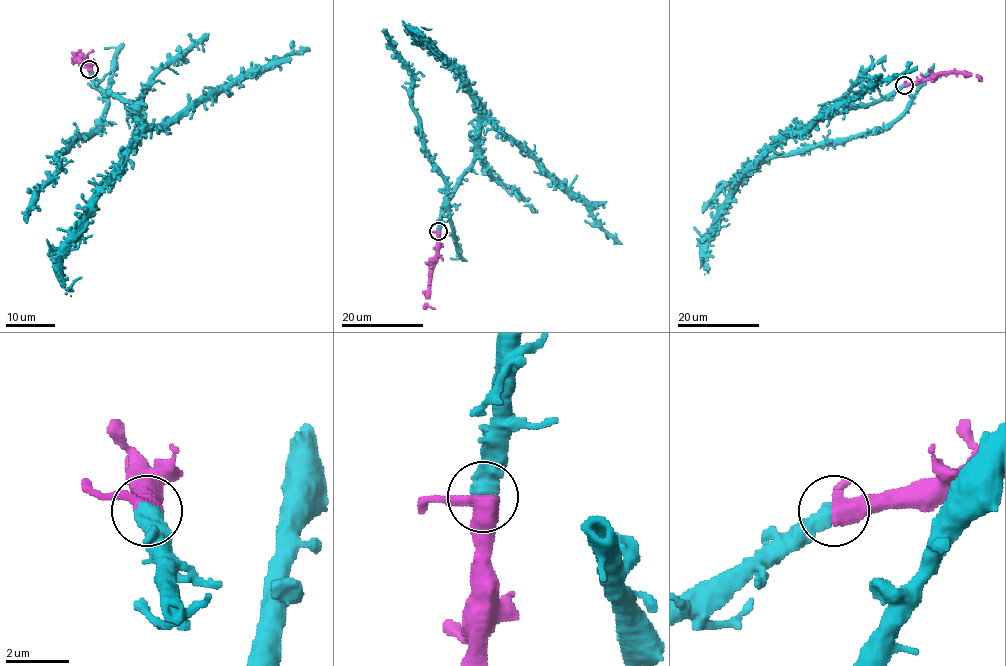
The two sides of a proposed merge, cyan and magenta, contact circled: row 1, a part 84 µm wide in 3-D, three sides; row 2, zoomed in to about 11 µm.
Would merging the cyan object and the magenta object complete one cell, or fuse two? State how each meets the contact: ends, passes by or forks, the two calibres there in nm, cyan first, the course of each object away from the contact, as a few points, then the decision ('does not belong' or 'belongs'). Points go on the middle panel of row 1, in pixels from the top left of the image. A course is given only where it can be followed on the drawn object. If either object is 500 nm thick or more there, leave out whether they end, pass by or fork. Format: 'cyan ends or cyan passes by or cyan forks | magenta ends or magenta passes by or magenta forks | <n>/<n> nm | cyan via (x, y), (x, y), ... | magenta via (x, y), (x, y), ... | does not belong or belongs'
600/480 nm | cyan via (438, 230), (440, 212), (474, 157), (479, 102), (469, 86), (414, 32), (421, 27), (432, 28) | magenta via (438, 231), (430, 294), (425, 298), (425, 303), (435, 308) | belongs

